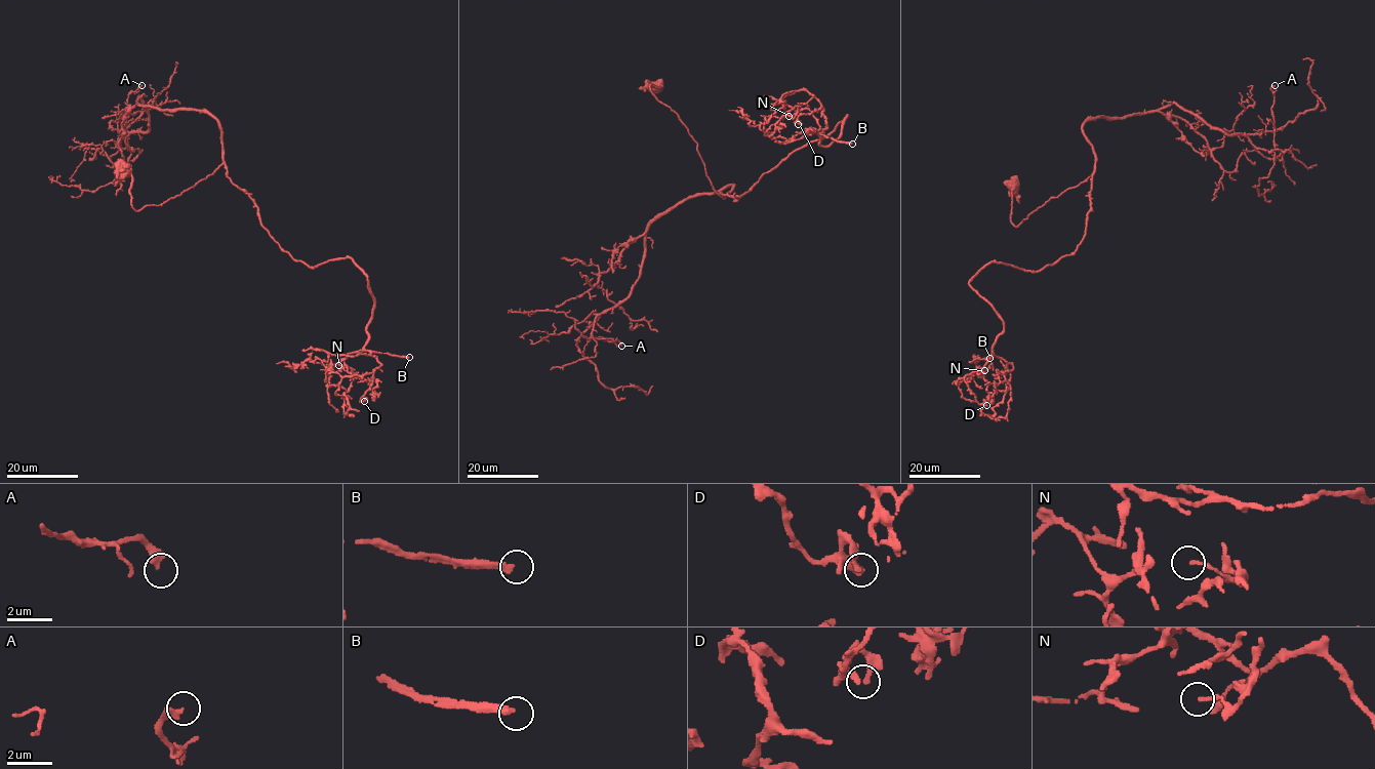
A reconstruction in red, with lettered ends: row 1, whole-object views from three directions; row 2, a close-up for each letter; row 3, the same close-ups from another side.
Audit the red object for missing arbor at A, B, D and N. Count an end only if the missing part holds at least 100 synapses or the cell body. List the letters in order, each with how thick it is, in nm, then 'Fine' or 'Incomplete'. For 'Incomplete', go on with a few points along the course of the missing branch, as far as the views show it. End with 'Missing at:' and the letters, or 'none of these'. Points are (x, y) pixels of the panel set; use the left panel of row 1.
A: Thickness 320 nm. Fine
B: Thickness 280 nm. Incomplete
D: Thickness 260 nm. Fine
N: Thickness 150 nm. Fine
Missing at: B

